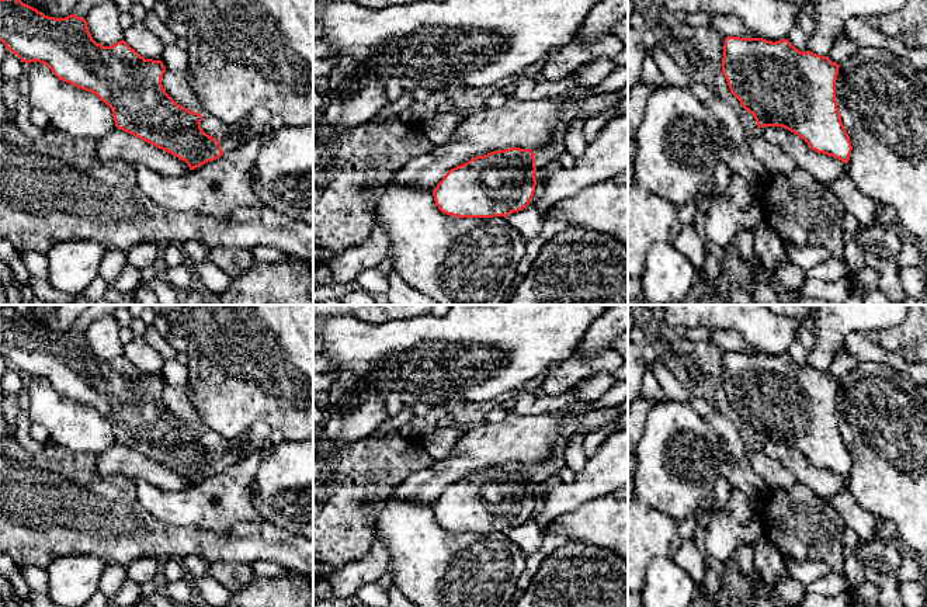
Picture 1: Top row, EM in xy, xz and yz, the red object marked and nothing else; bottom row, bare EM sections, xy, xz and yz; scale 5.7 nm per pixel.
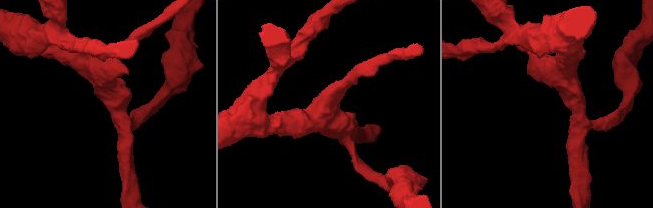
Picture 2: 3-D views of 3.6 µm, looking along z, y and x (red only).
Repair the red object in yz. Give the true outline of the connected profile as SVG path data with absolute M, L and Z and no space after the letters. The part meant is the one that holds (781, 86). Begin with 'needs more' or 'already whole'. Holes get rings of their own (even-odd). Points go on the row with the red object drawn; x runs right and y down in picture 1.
already whole; M725 38L722 74L730 93L754 117L758 128L785 128L802 138L812 150L847 164L853 146L837 108L839 67L827 56L801 52L788 39Z

